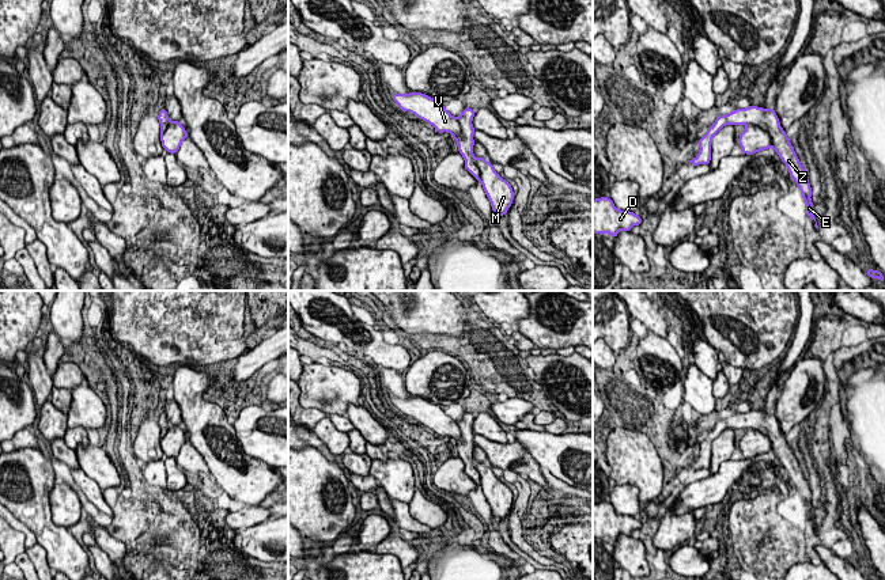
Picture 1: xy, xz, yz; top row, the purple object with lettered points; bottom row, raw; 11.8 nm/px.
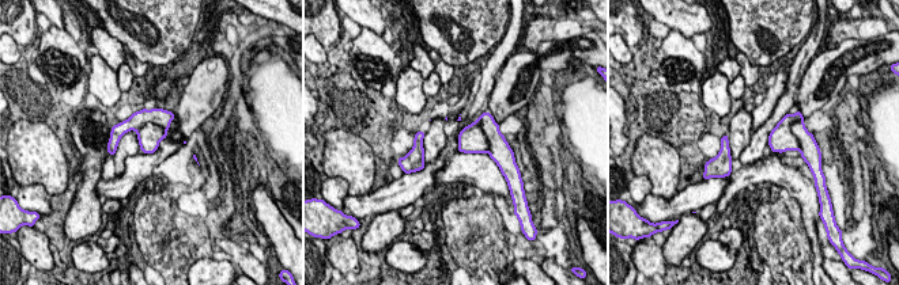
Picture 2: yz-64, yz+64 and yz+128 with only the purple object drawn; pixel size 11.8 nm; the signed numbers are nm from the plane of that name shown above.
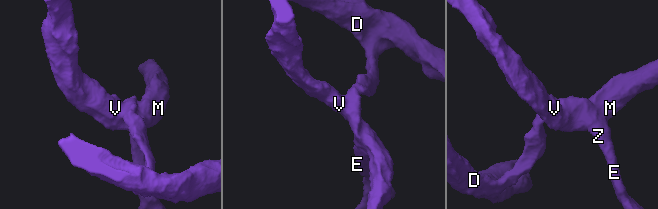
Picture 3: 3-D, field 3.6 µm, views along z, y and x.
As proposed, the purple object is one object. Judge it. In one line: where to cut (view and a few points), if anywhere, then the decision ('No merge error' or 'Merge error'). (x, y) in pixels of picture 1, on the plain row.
No split. No merge error

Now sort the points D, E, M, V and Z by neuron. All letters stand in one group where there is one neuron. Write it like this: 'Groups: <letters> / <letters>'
Groups: D E M V Z

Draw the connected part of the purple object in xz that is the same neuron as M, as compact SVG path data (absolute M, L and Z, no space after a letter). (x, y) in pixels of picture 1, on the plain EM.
M421 397L392 398L392 402L402 416L413 417L432 429L436 436L449 436L453 440L465 463L465 473L481 486L495 520L504 520L513 508L514 496L511 489L493 474L492 467L473 459L473 413L465 412L455 422L439 405Z

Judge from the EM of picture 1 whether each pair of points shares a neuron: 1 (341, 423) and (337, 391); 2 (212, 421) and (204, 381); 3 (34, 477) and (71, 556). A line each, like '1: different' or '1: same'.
1: same
2: same
3: same

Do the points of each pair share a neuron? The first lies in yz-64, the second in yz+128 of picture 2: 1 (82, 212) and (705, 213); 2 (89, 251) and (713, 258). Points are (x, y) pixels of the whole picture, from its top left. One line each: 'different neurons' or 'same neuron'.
1: different neurons
2: same neuron

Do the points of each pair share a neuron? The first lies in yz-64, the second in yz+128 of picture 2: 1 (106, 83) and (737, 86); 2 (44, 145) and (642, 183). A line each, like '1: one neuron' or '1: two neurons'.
1: two neurons
2: two neurons

